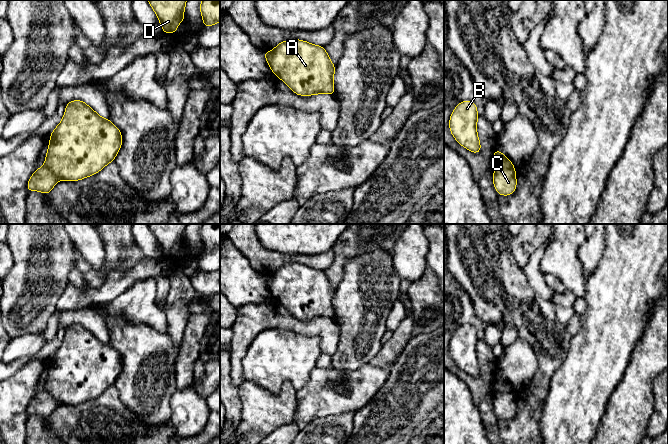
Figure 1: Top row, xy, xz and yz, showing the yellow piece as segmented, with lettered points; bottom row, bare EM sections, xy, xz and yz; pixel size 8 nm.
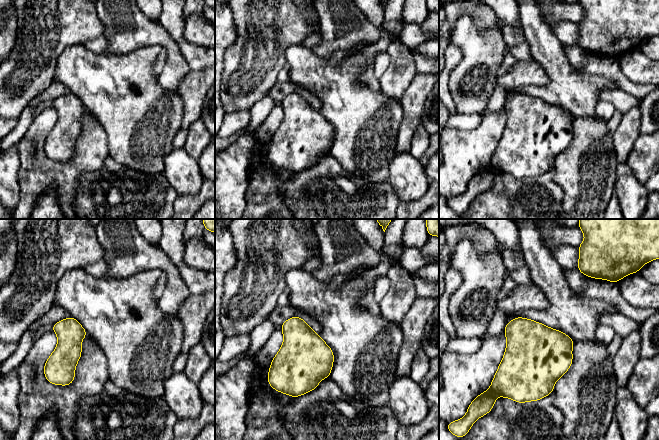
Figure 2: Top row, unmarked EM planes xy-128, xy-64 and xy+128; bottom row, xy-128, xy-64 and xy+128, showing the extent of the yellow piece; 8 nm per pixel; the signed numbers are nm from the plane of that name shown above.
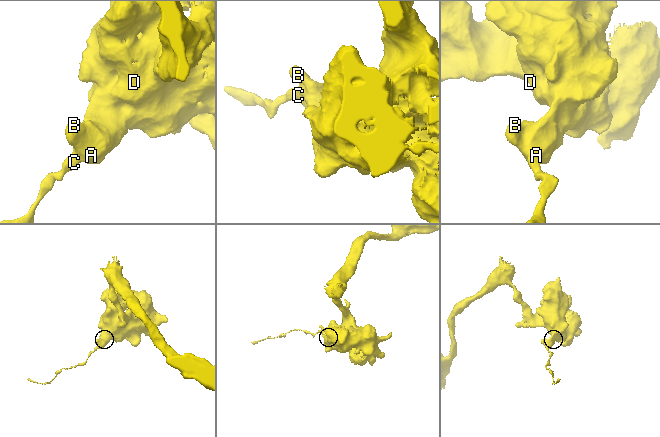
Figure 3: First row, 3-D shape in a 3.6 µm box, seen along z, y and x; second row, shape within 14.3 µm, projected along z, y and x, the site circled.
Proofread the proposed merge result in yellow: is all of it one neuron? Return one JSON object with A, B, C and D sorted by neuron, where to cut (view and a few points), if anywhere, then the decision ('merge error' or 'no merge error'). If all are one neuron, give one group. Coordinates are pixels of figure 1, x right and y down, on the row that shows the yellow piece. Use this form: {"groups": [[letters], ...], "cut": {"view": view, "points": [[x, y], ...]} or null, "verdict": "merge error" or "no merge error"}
{"groups": [["A", "B", "D"], ["C"]], "cut": {"view": "yz", "points": [[495, 167], [508, 167], [514, 170]]}, "verdict": "merge error"}

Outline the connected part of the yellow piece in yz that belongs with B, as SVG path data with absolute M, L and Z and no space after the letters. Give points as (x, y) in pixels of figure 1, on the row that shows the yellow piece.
M470 100L460 102L452 111L449 128L456 141L469 151L479 154L481 151L480 140L477 135L476 104Z

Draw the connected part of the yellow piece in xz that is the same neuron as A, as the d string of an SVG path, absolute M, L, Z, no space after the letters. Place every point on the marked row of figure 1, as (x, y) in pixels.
M299 39L282 41L271 51L272 73L300 96L335 96L335 66L323 46Z

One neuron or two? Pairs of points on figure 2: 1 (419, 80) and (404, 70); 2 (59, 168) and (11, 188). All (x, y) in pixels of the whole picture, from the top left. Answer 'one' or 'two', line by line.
1: two
2: two

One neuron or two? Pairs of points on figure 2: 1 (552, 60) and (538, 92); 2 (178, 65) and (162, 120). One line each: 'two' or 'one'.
1: one
2: two

